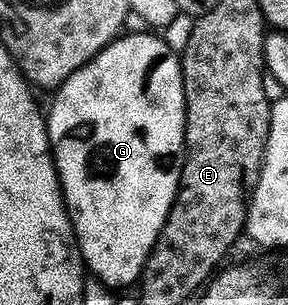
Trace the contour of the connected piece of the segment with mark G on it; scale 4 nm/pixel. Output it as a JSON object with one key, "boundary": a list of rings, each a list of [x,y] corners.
{"boundary":[[[150,31],[135,32],[132,36],[120,35],[106,44],[89,63],[81,66],[65,82],[54,89],[55,101],[51,104],[51,112],[46,113],[47,141],[51,143],[51,154],[55,157],[55,169],[59,175],[59,184],[63,188],[63,201],[67,204],[67,213],[75,231],[75,241],[79,243],[79,252],[83,255],[86,271],[91,272],[96,281],[104,285],[131,284],[140,279],[143,267],[151,253],[151,247],[161,234],[161,226],[165,226],[165,218],[169,214],[171,204],[179,189],[179,175],[183,169],[183,127],[185,126],[185,102],[183,101],[183,75],[179,65],[180,57],[162,40],[162,35]]]}

